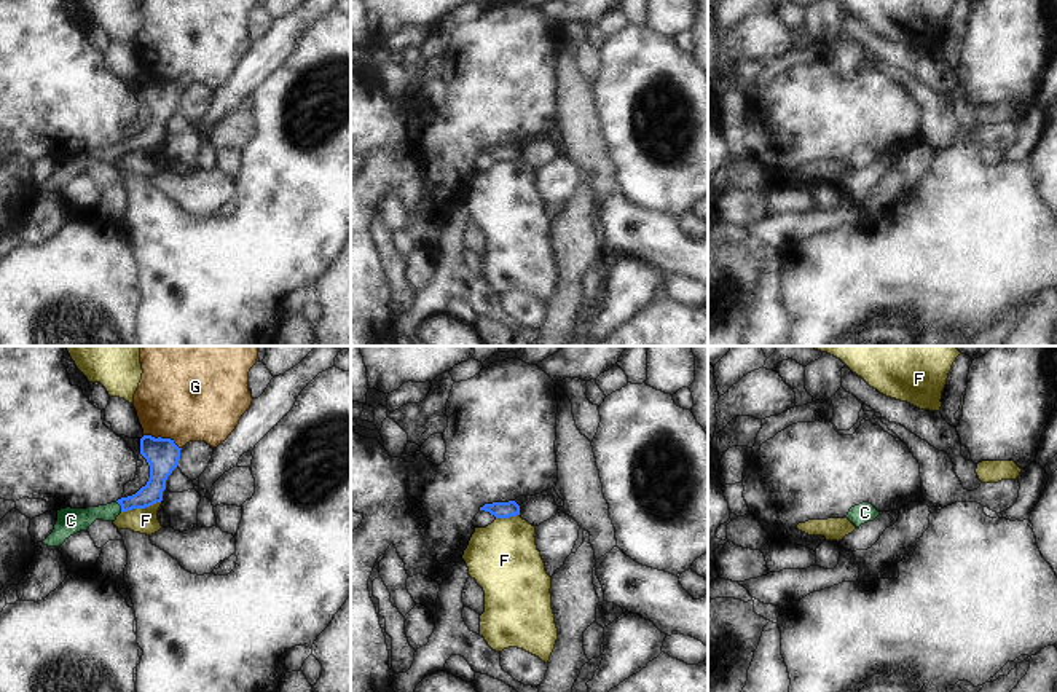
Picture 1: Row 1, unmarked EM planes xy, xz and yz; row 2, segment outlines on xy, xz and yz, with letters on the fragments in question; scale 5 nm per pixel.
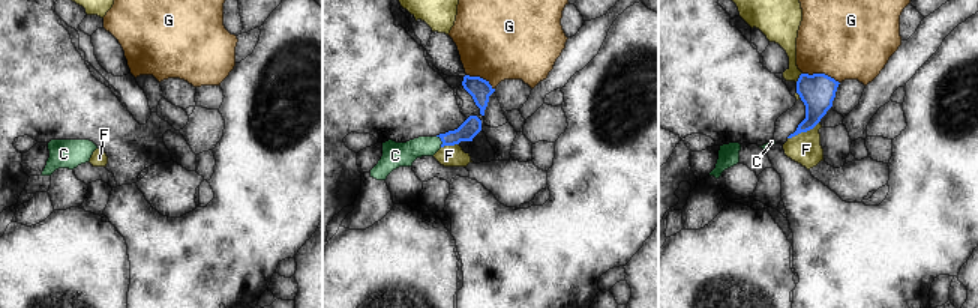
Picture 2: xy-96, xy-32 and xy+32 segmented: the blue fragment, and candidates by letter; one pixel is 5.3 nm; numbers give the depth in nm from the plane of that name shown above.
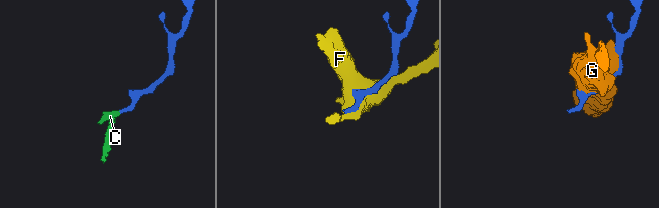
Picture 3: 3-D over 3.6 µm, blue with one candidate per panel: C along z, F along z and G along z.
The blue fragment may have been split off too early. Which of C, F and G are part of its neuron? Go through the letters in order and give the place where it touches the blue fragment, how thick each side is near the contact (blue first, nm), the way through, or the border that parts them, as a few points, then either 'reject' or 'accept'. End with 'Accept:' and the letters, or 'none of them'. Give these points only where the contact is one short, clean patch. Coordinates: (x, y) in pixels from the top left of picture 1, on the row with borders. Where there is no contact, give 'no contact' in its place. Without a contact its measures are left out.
C: xy (120, 504) | 110/130 nm | across xy (152, 493), (137, 501), (120, 504), (109, 512), (74, 520) | accept
F: xy (141, 507) | 130/130 nm | reject
G: xy (160, 437) | 170/460 nm | reject
Accept: C

